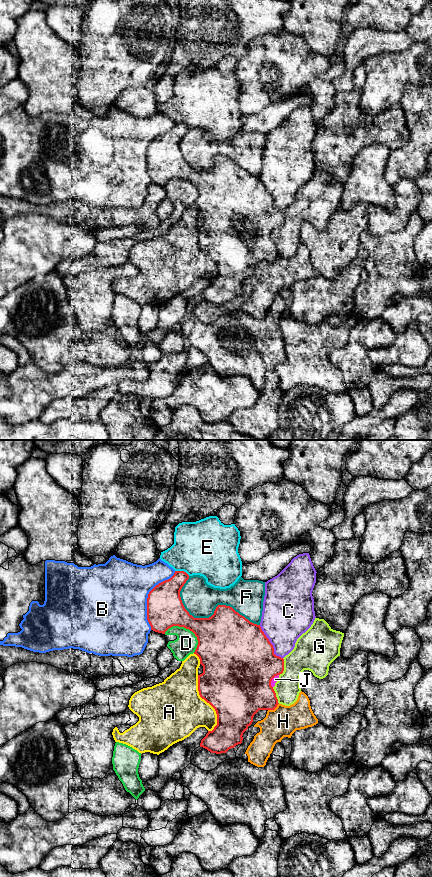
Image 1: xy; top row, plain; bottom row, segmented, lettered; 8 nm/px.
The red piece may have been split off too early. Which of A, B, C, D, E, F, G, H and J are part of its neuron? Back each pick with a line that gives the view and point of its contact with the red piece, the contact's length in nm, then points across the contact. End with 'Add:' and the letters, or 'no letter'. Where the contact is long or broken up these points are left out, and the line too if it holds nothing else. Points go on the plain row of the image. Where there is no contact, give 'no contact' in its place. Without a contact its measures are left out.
Add: no letter

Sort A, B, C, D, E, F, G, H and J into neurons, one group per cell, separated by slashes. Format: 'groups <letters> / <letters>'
groups A / B / C / D / E / F / G J / H

